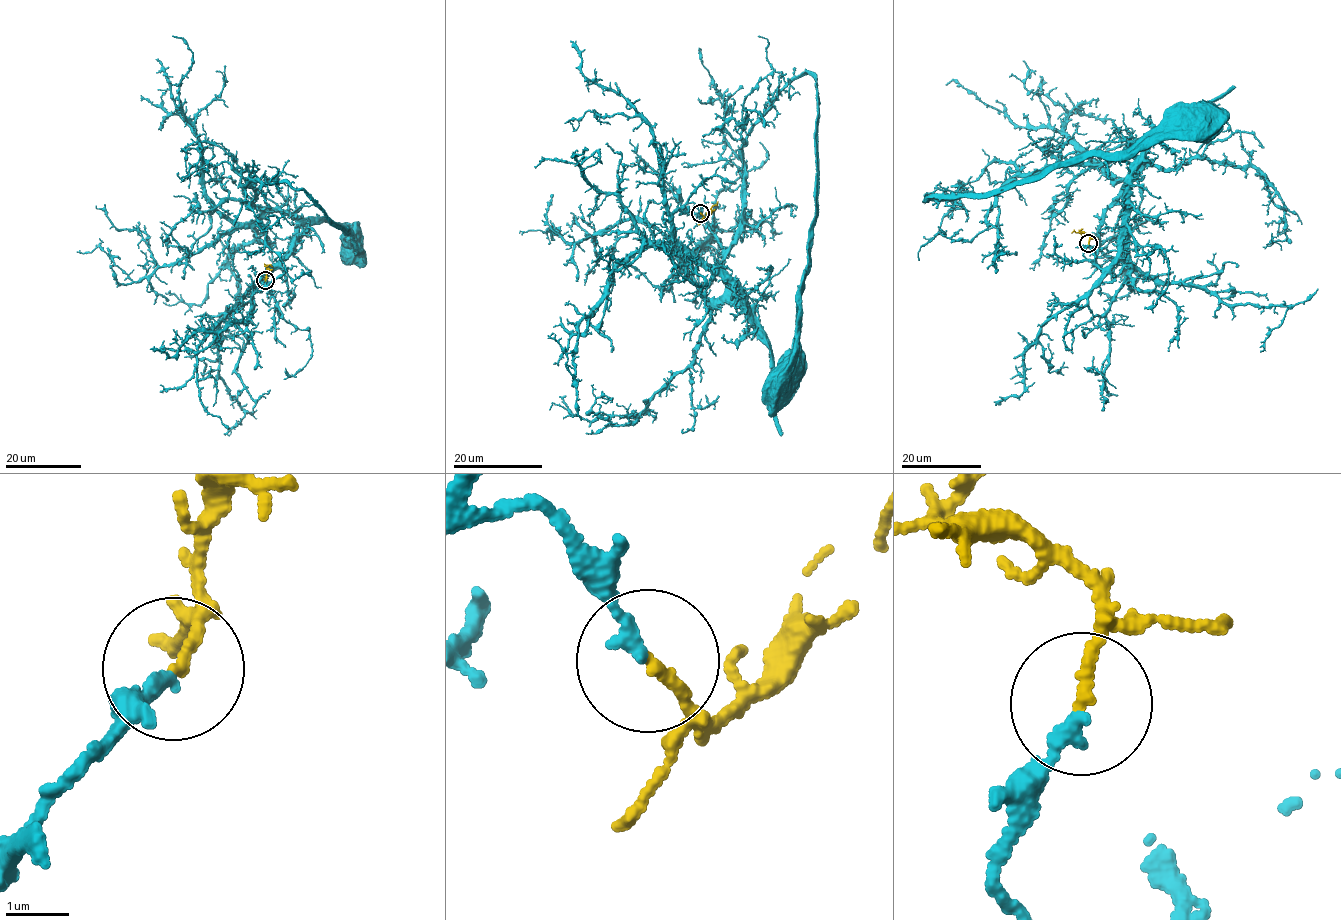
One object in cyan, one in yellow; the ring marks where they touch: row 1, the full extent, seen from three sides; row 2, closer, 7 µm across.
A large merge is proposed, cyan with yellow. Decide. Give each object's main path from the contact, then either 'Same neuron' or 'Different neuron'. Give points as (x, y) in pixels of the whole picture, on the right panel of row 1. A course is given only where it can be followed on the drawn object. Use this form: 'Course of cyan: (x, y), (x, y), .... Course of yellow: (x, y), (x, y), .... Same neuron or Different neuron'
Course of cyan: (1089, 244), (1084, 256), (1101, 269), (1119, 252), (1141, 142), (993, 191), (924, 199), (1013, 187), (1200, 121). Course of yellow: (1089, 243), (1089, 236), (1084, 233), (1071, 233). Same neuron

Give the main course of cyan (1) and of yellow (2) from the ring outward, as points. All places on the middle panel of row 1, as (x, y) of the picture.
1: (700, 213), (672, 213), (675, 239), (750, 316), (725, 278), (742, 150), (809, 73), (816, 208), (784, 384)
2: (700, 213), (704, 217), (718, 201)

